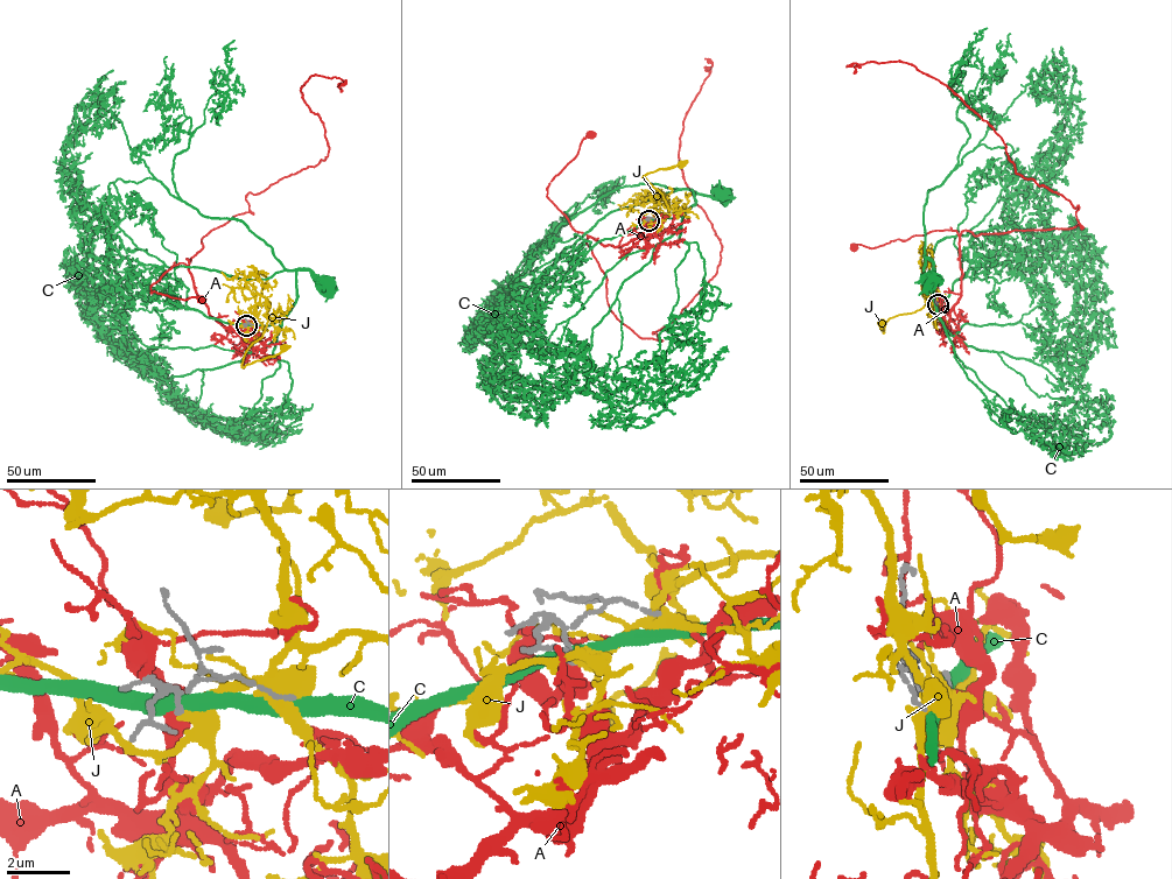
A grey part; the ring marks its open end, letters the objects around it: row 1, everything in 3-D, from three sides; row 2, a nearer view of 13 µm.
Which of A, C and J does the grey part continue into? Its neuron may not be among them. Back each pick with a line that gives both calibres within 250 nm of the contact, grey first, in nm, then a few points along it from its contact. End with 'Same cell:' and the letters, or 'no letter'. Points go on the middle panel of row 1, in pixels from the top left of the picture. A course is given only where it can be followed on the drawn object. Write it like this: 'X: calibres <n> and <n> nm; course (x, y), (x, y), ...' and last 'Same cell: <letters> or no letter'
A: calibres 280 and 500 nm; course (648, 220), (650, 229), (626, 244), (603, 245), (576, 231), (548, 198), (551, 181), (591, 133)
Same cell: A

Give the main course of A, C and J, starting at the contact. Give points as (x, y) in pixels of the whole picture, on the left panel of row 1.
A: (246, 325), (245, 331), (227, 330), (209, 314), (183, 262), (151, 288), (183, 300), (201, 297)
C: (246, 324), (269, 325), (285, 316), (296, 299), (296, 271), (308, 269), (327, 285)
J: (246, 325), (252, 322), (251, 309), (259, 294), (271, 303), (267, 325), (241, 366), (275, 356), (283, 347)

